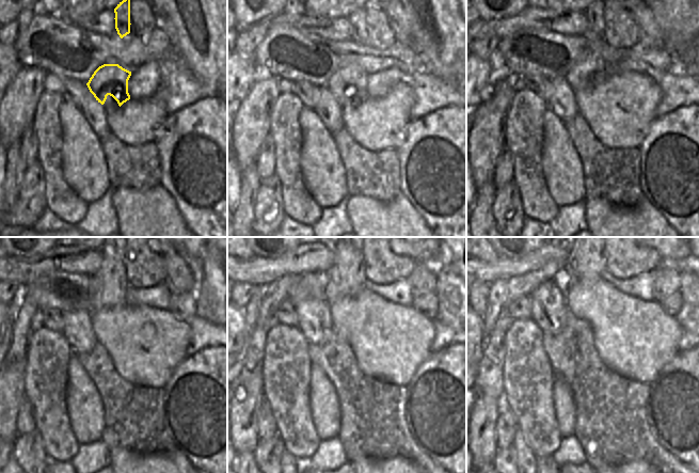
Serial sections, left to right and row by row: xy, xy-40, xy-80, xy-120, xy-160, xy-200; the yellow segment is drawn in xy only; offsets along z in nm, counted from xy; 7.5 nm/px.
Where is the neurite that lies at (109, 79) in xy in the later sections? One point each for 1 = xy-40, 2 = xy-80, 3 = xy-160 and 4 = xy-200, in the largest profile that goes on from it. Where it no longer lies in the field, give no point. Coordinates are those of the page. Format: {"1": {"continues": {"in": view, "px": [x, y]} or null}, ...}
{"1": {"continues": {"in": "xy-40", "px": [349, 82]}}, "2": {"continues": {"in": "xy-80", "px": [589, 68]}}, "3": {"continues": {"in": "xy-160", "px": [347, 276]}}, "4": {"continues": {"in": "xy-200", "px": [586, 259]}}}

